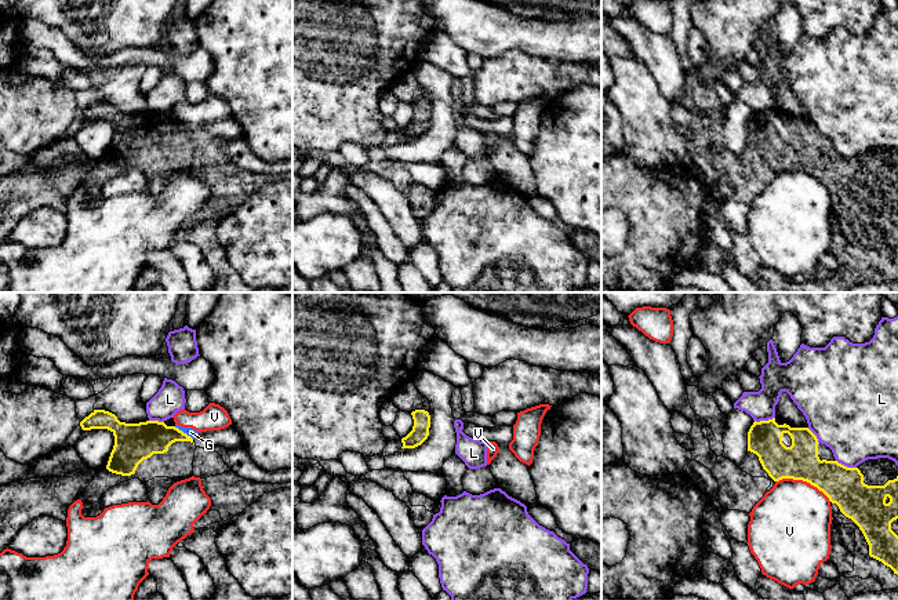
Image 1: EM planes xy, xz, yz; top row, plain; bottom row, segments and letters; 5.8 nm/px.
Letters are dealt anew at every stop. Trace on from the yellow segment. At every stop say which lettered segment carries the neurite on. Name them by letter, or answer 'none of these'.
none of these

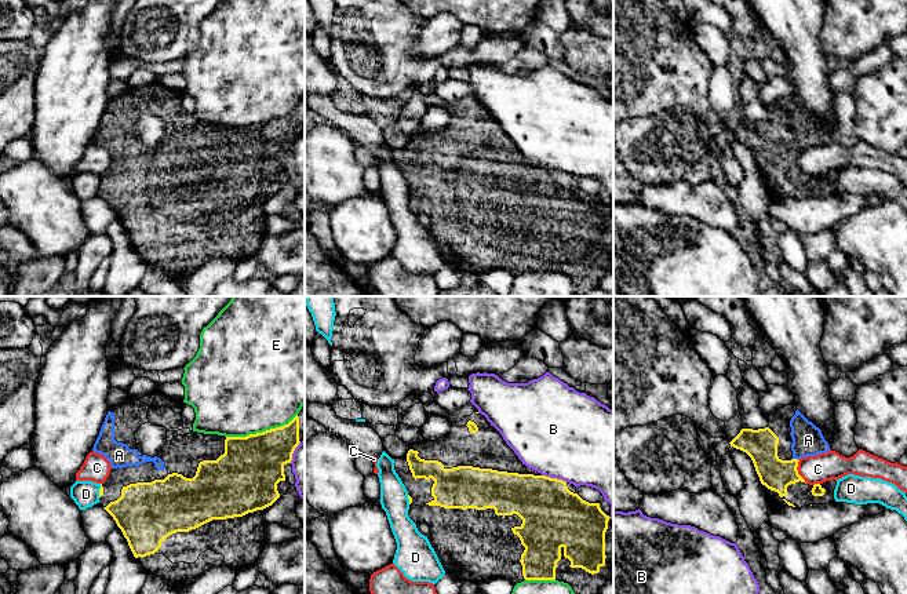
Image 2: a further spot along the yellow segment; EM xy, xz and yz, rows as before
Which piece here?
A

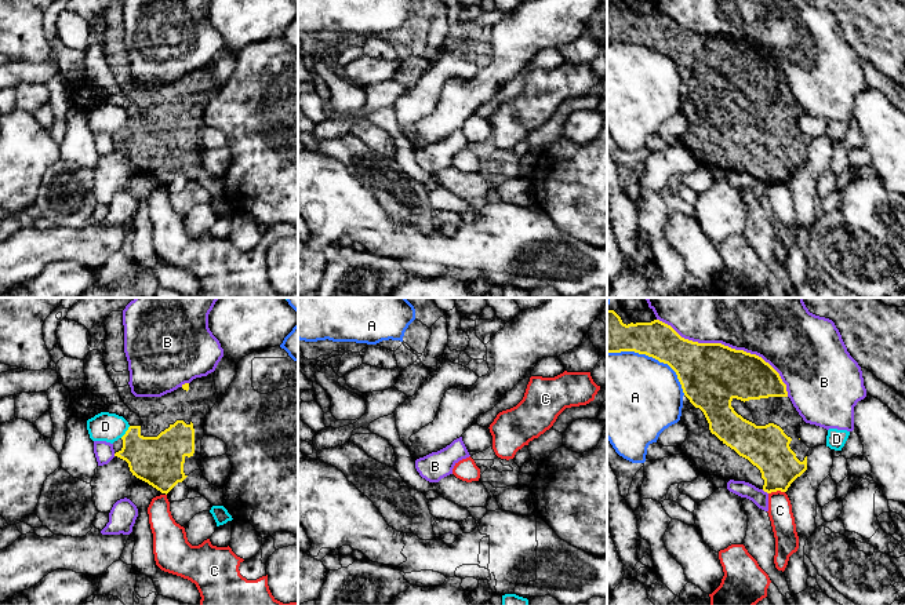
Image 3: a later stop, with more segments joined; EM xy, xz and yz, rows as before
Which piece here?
none of these

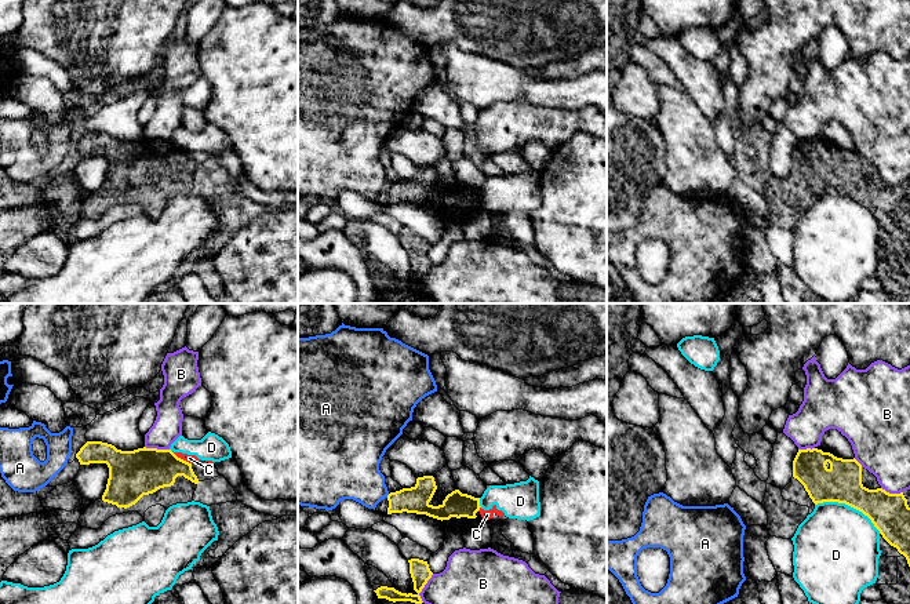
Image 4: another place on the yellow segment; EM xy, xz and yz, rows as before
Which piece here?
none of these

